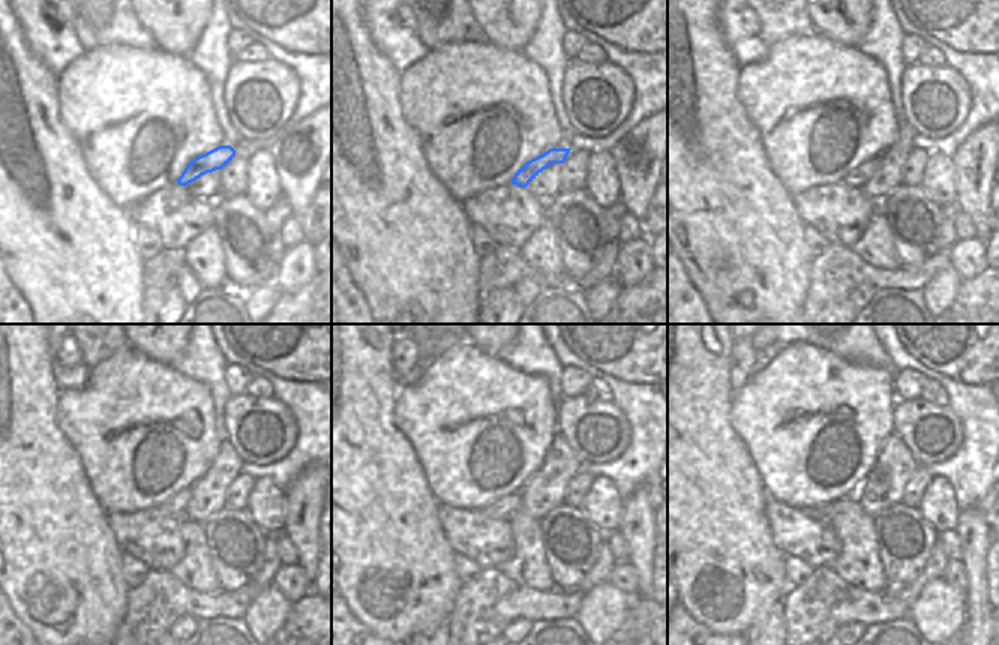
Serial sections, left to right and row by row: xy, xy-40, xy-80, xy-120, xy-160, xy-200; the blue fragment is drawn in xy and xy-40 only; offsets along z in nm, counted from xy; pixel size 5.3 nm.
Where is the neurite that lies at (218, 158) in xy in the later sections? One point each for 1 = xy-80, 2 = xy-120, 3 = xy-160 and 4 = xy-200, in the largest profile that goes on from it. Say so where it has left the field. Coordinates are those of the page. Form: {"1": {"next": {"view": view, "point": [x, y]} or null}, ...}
{"1": {"next": {"view": "xy-80", "point": [857, 177]}}, "2": {"next": {"view": "xy-120", "point": [176, 506]}}, "3": {"next": {"view": "xy-160", "point": [503, 509]}}, "4": {"next": {"view": "xy-200", "point": [819, 512]}}}

